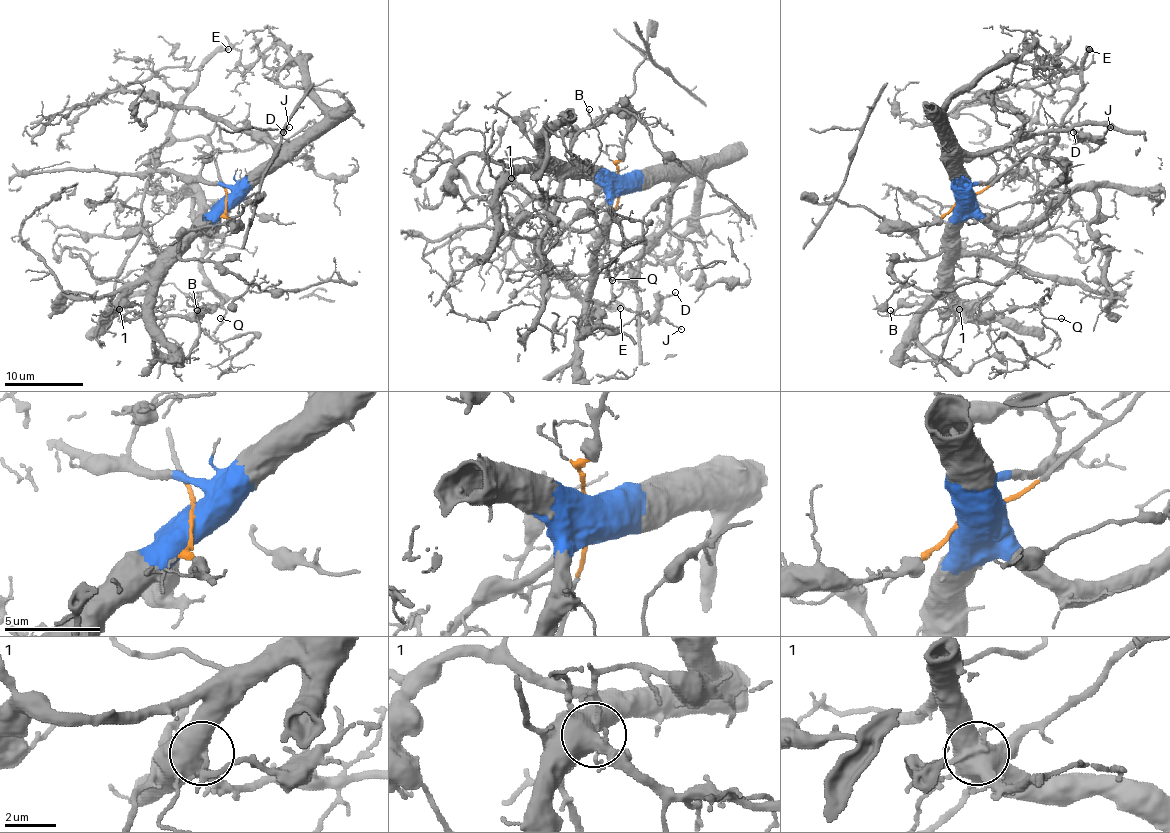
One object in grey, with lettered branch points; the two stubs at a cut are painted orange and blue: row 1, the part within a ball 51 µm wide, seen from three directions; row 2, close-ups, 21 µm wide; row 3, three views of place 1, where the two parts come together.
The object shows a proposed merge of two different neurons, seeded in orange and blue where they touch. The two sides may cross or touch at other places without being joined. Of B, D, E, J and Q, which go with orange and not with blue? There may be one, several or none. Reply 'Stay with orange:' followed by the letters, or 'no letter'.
Stay with orange: D, E, J

